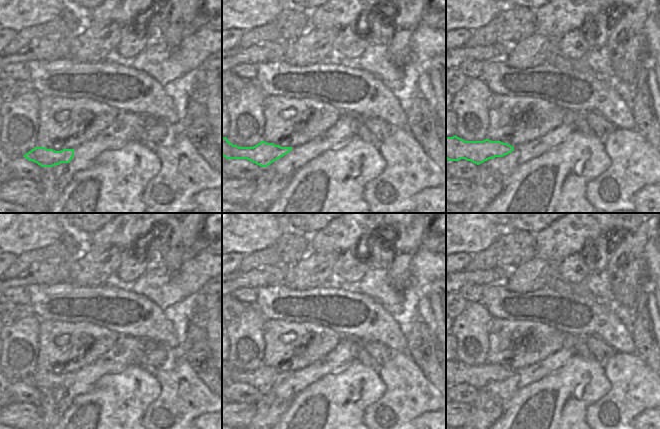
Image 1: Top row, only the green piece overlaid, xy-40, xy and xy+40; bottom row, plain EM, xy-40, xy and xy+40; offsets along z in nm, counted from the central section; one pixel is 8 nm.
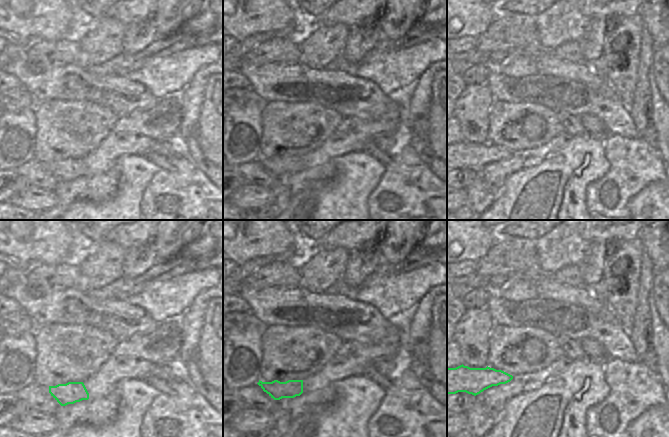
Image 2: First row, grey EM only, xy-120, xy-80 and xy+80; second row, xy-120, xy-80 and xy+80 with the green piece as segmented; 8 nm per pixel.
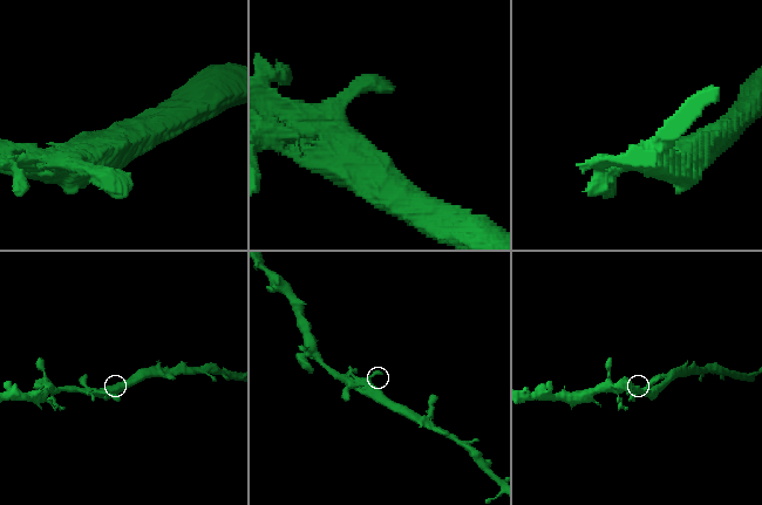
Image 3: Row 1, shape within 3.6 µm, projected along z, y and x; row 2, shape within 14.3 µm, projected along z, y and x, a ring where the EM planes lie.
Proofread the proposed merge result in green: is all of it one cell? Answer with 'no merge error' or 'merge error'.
no merge error

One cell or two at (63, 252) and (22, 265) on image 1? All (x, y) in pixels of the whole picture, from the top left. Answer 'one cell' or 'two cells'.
one cell

